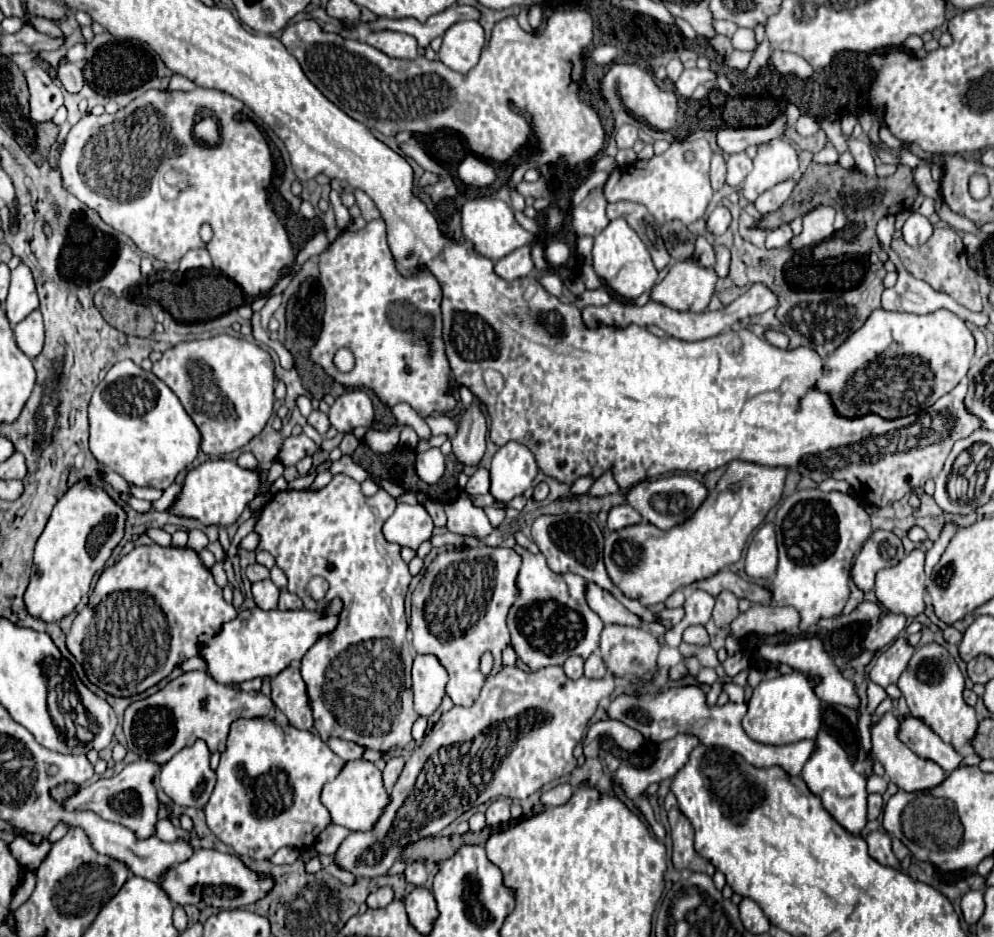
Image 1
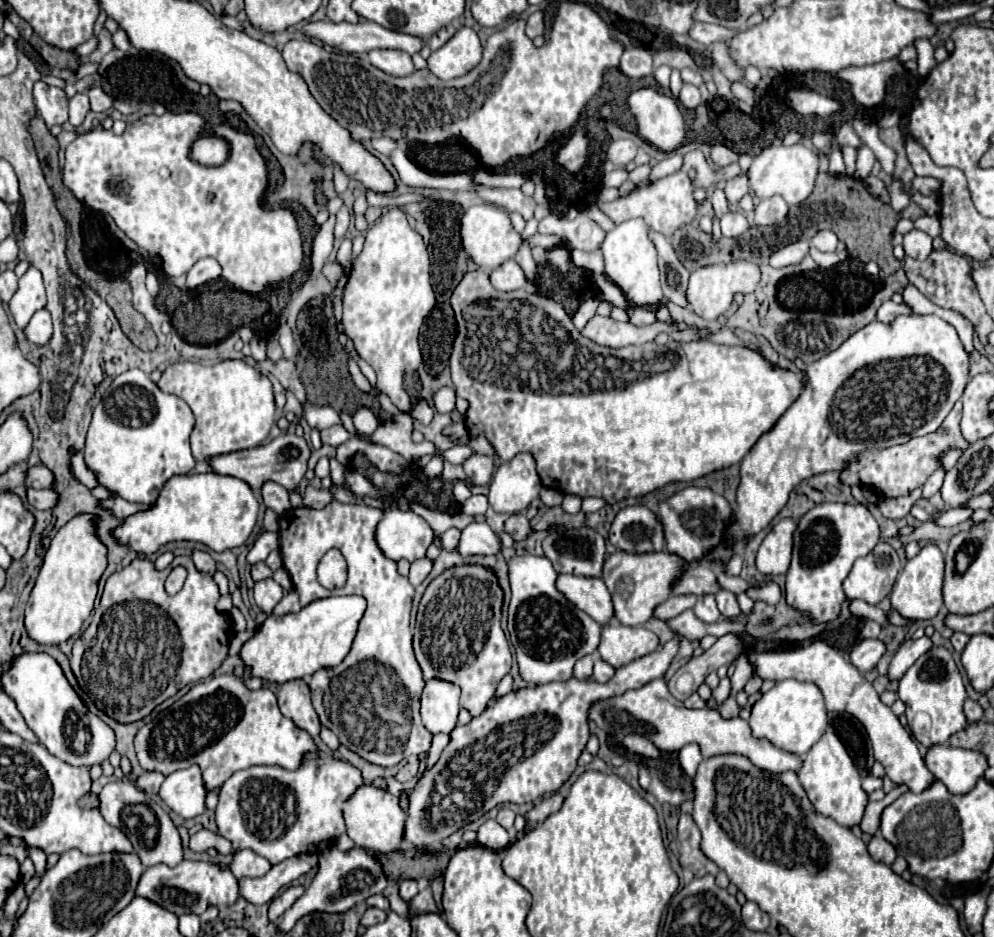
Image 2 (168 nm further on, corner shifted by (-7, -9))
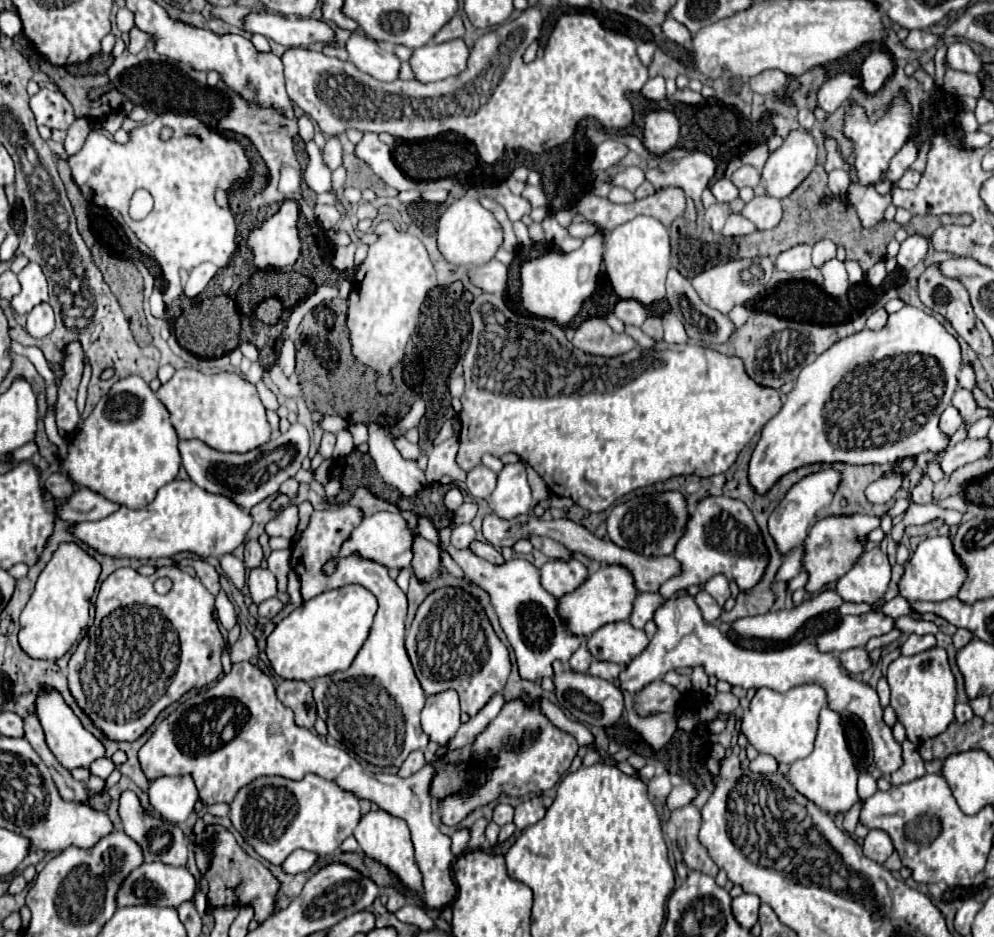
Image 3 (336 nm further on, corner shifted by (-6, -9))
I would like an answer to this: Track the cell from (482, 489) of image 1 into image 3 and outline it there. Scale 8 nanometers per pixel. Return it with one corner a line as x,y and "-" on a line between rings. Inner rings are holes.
465,502
461,504
455,514
453,514
453,524
459,526
459,524
469,524
477,514
477,504
475,502

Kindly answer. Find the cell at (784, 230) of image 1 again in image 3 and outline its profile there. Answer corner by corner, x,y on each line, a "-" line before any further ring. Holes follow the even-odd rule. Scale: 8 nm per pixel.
799,244
799,246
785,250
783,254
777,256
775,266
785,272
799,272
799,270
811,268
811,246

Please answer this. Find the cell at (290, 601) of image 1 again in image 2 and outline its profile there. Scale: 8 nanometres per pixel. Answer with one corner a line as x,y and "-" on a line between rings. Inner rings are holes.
288,592
278,604
276,604
276,608
274,608
274,614
278,614
278,616
282,616
282,614
290,614
290,612
300,612
300,602
298,602
298,596
296,596
296,592

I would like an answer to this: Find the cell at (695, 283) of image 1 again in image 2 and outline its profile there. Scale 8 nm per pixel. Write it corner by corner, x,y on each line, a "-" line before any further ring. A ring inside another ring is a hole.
734,260
734,262
724,262
724,264
700,266
698,270
692,270
691,273
686,298
688,298
688,304
692,306
694,314
702,316
704,320
716,320
718,316
722,316
730,308
736,292
748,294
758,286
758,280
760,280
760,270
758,270
756,262
750,262
750,260

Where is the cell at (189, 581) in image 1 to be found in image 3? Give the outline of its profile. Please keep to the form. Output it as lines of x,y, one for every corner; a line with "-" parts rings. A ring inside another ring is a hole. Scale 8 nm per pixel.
175,566
157,568
153,576
139,576
133,568
119,568
101,584
95,602
93,628
89,628
87,636
73,652
67,678
77,706
89,716
93,726
105,734
105,738
115,742
137,740
155,722
155,718
185,692
205,688
221,676
221,654
225,650
225,640
219,632
217,620
213,618
213,604
215,596
197,578
-
163,576
169,576
173,586
167,594
157,594
153,590
153,582
-
171,628
179,642
171,642

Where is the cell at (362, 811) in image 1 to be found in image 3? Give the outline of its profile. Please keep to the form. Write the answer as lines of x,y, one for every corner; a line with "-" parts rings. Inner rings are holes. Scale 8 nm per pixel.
371,810
367,816
363,816
355,828
355,838
361,846
361,850
371,856
373,860
377,860
379,864
387,866
399,880
401,884
409,890
419,894
423,890
423,878
419,872
419,866
415,864
415,850
411,844
411,836
409,836
409,828
403,820
383,812
383,810

